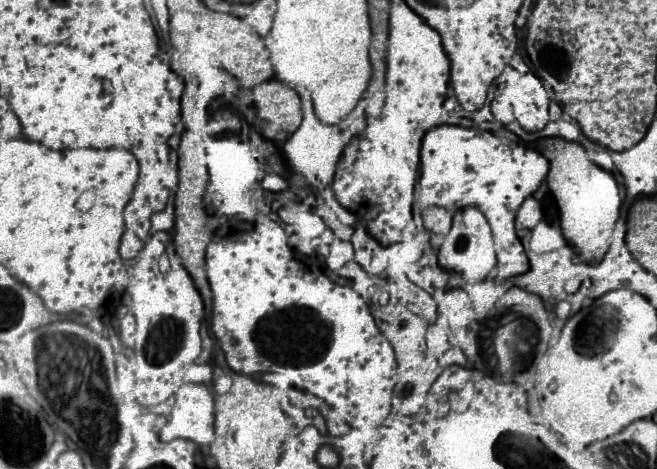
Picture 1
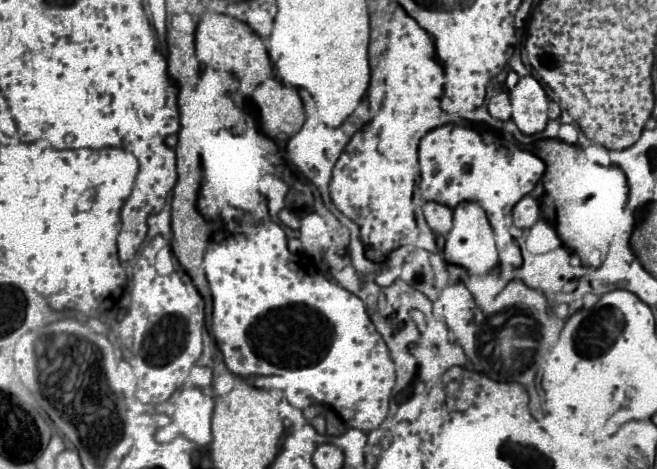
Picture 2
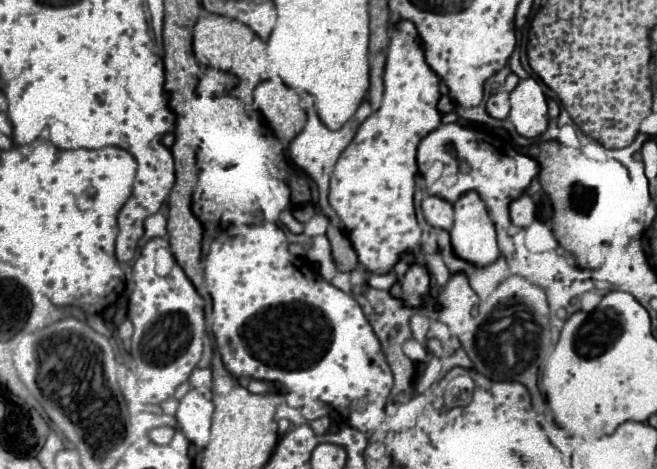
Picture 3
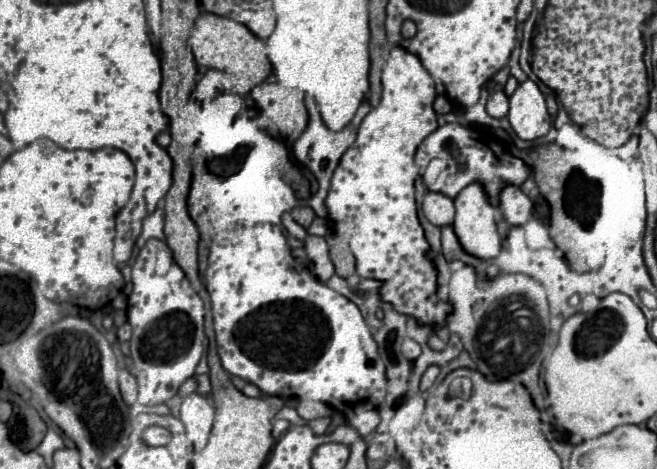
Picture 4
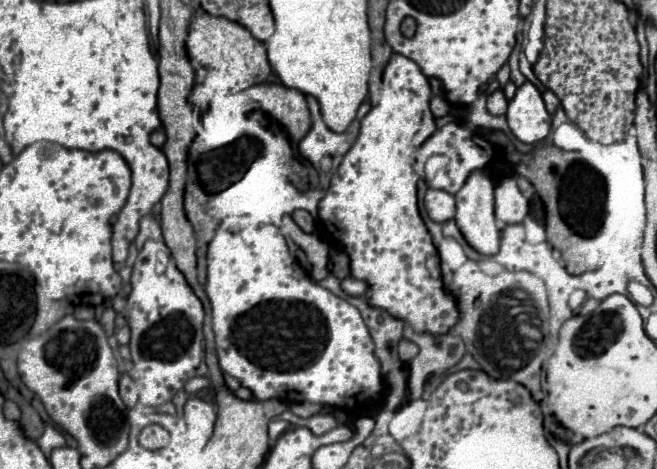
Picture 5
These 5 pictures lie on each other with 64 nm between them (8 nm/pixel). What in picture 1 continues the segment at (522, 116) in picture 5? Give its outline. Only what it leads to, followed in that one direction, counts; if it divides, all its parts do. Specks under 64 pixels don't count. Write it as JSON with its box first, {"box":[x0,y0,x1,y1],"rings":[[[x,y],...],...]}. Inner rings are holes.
{"box":[512,72,550,132],"rings":[[[532,72],[524,74],[518,80],[512,98],[514,118],[518,124],[528,132],[542,130],[548,122],[548,104],[550,100],[542,80]]]}

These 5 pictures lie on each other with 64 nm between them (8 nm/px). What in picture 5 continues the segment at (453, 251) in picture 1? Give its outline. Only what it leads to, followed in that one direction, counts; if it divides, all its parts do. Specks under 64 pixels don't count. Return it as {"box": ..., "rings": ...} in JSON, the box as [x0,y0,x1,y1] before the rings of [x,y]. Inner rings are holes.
{"box":[454,170,500,256],"rings":[[[476,170],[470,174],[462,190],[454,196],[456,200],[456,226],[460,228],[464,240],[480,254],[492,256],[500,248],[500,230],[494,218],[494,178],[488,170]]]}

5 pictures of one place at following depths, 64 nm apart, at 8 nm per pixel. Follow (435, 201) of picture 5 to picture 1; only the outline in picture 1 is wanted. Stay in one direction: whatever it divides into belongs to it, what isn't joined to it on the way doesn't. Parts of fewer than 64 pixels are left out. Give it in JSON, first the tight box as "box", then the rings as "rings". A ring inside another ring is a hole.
{"box":[424,206,452,234],"rings":[[[430,206],[424,214],[424,228],[434,234],[448,234],[452,228],[452,214],[446,208]]]}

